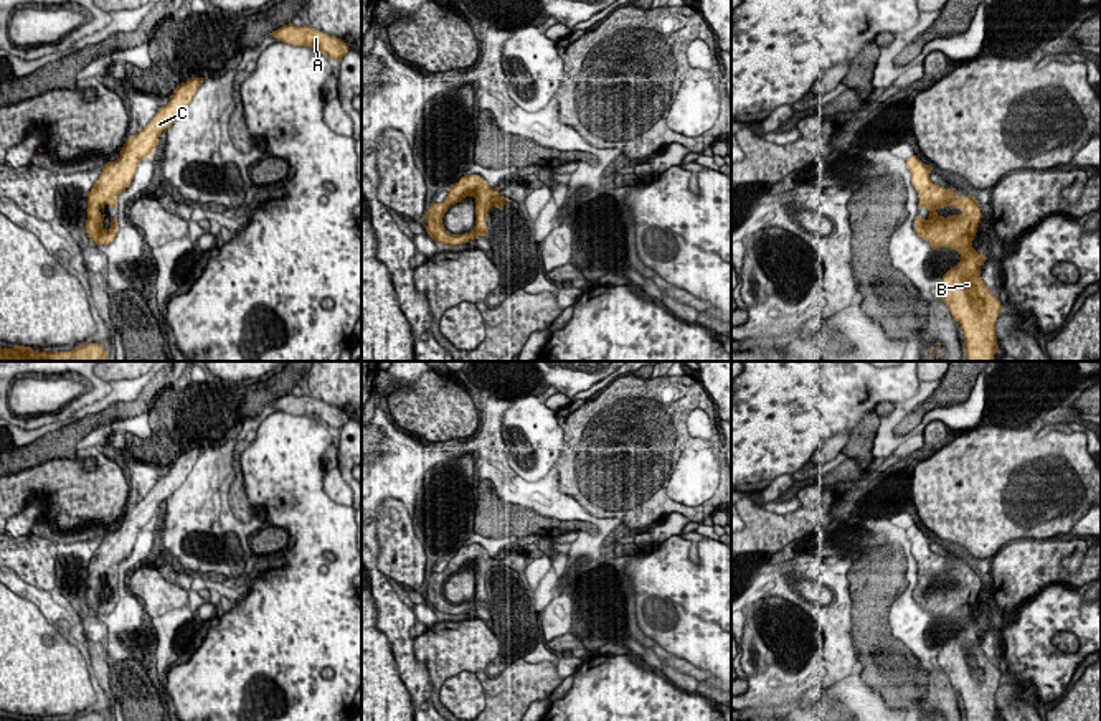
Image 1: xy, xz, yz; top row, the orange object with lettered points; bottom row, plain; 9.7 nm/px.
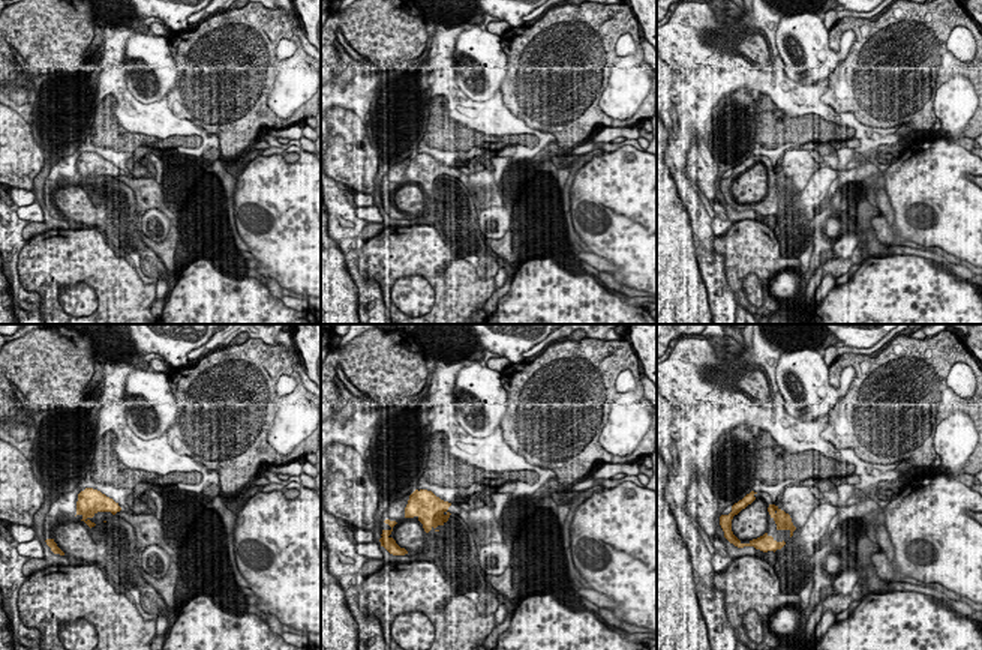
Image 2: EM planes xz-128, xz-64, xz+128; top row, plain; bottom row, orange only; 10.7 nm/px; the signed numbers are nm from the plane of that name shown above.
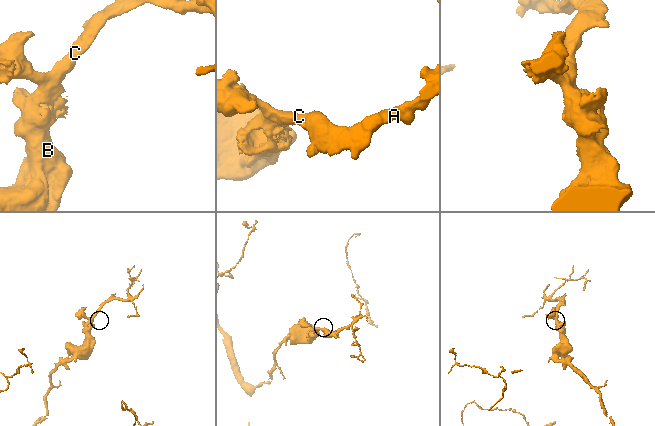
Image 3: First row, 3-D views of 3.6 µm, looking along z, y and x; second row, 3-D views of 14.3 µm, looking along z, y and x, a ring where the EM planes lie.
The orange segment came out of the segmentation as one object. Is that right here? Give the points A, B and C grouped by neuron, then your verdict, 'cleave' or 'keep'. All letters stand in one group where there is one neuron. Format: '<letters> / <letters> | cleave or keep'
A B C | keep

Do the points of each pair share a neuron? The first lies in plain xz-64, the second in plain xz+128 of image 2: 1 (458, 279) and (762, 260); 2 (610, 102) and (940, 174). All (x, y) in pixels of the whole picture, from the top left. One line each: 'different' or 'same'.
1: same
2: same

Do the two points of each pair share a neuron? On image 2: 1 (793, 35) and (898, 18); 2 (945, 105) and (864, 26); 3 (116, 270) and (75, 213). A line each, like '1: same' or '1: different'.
1: different
2: different
3: different

